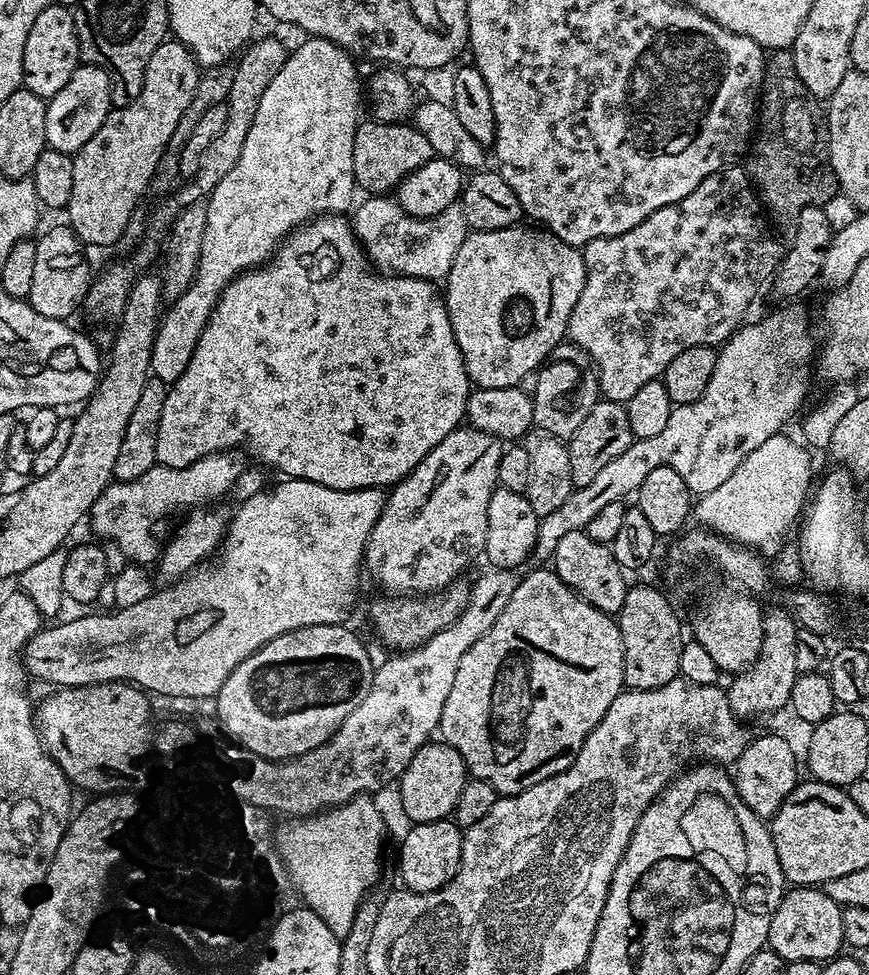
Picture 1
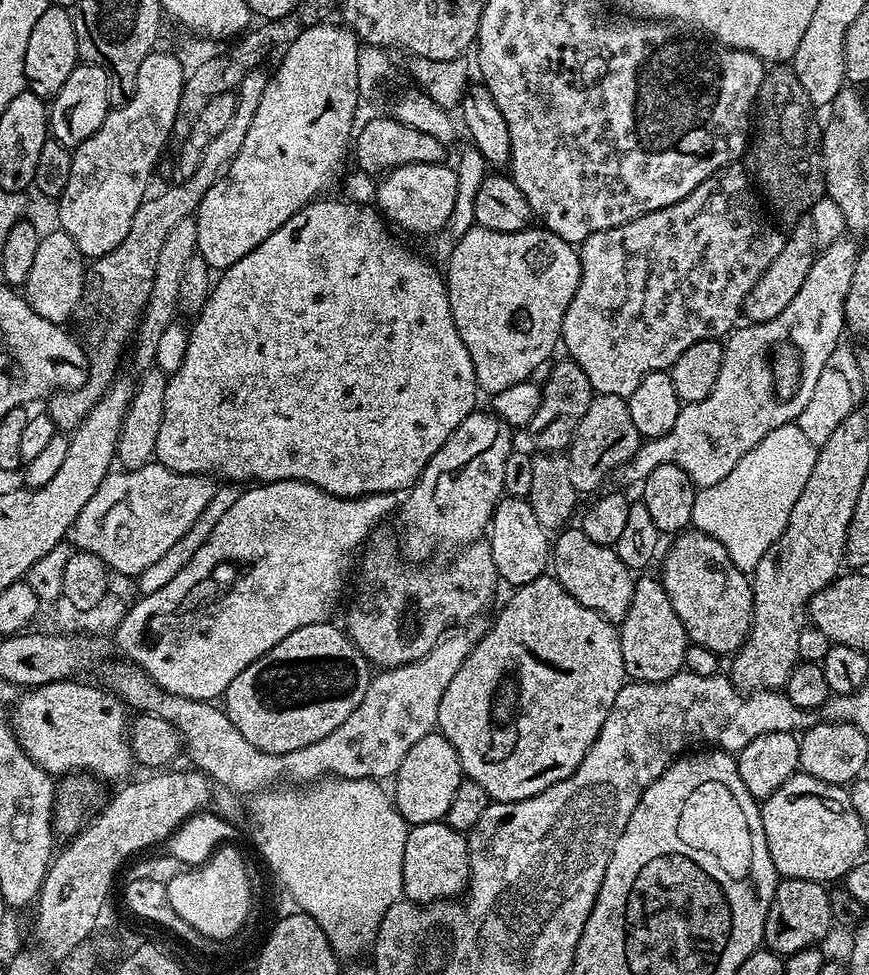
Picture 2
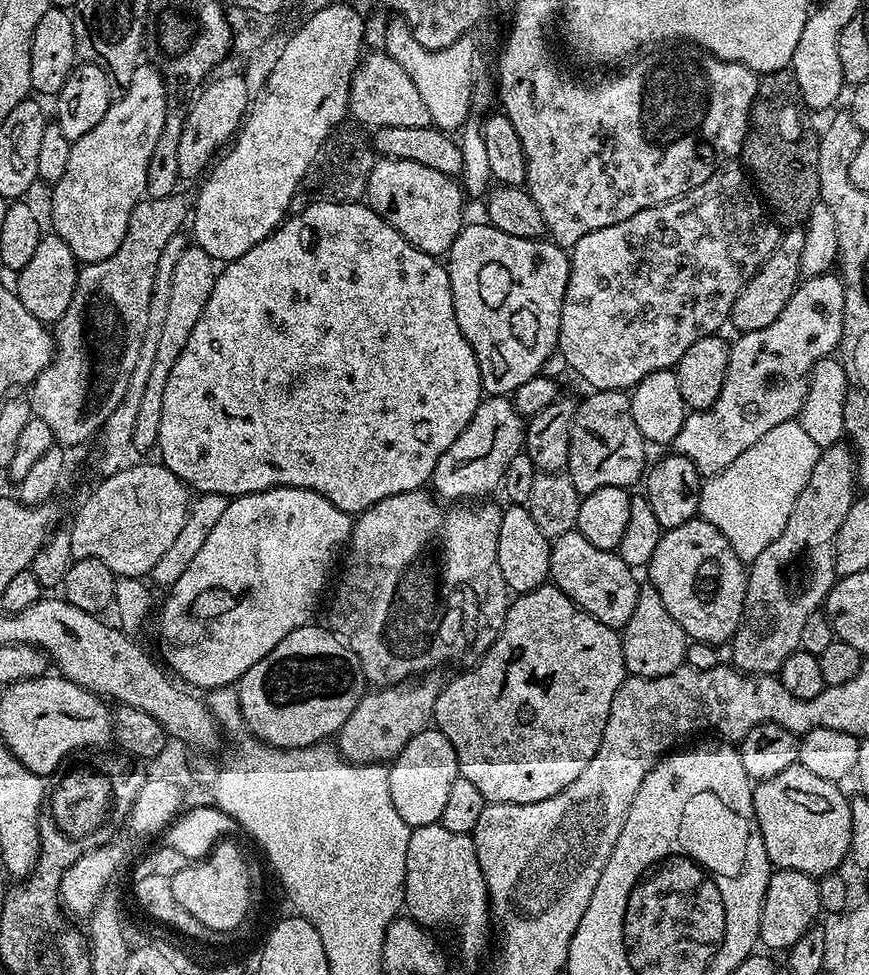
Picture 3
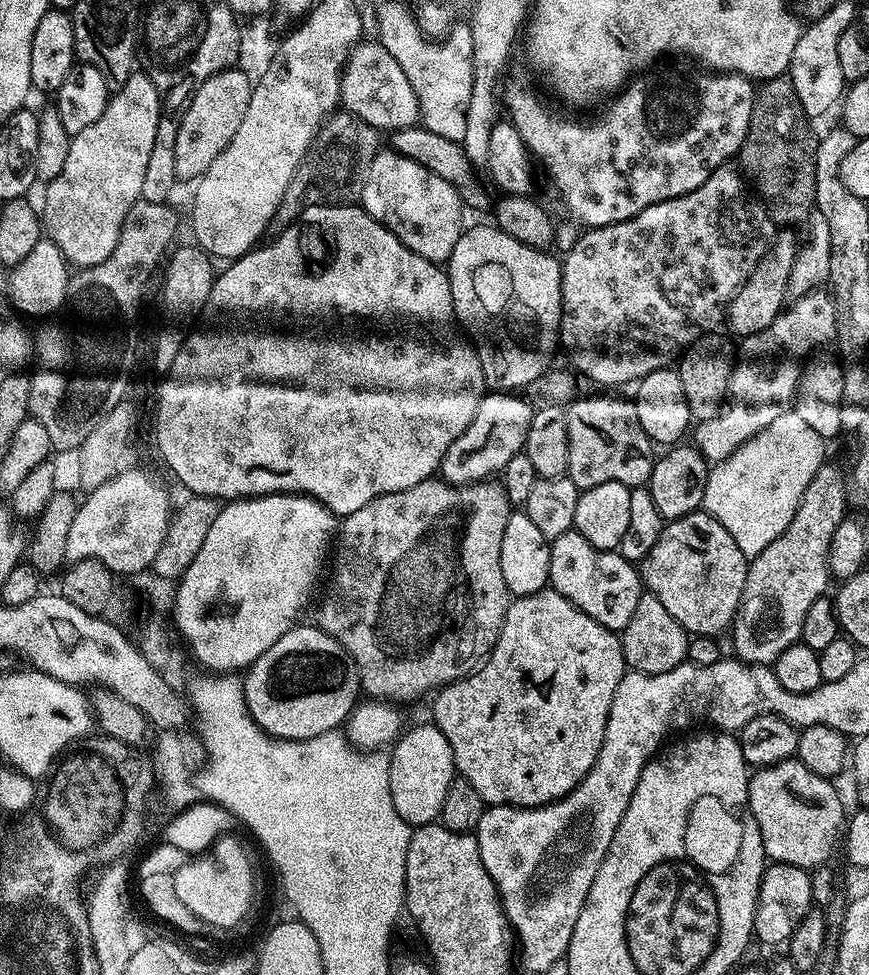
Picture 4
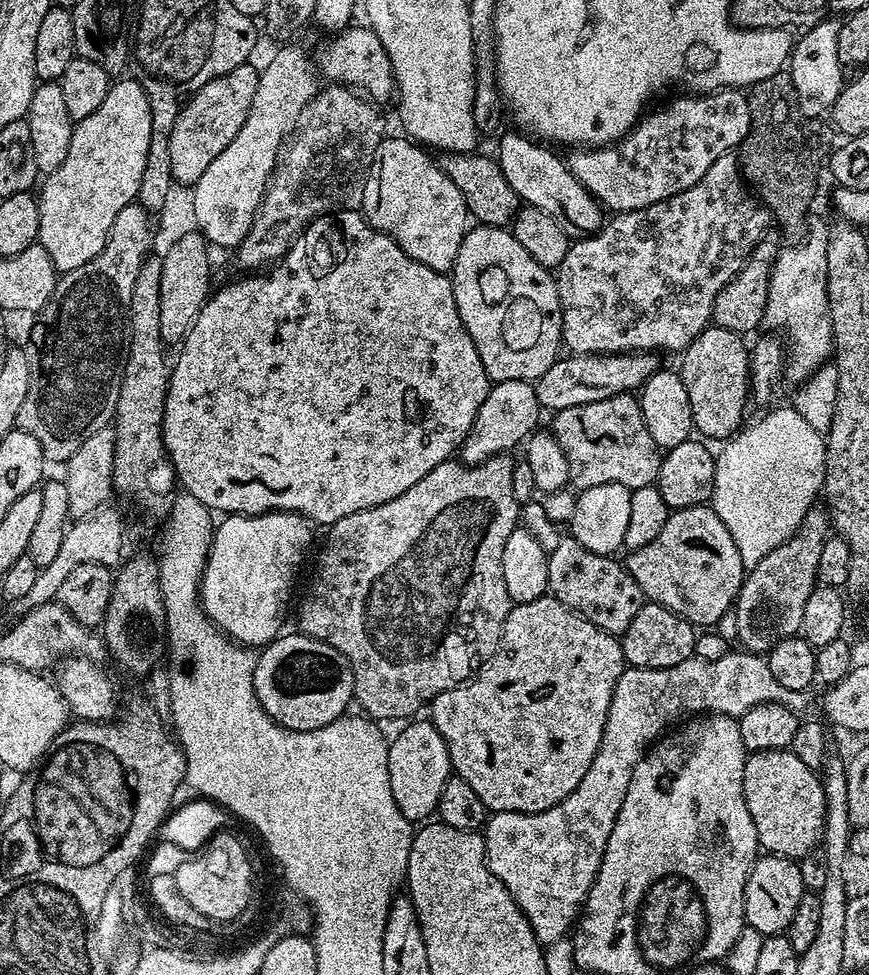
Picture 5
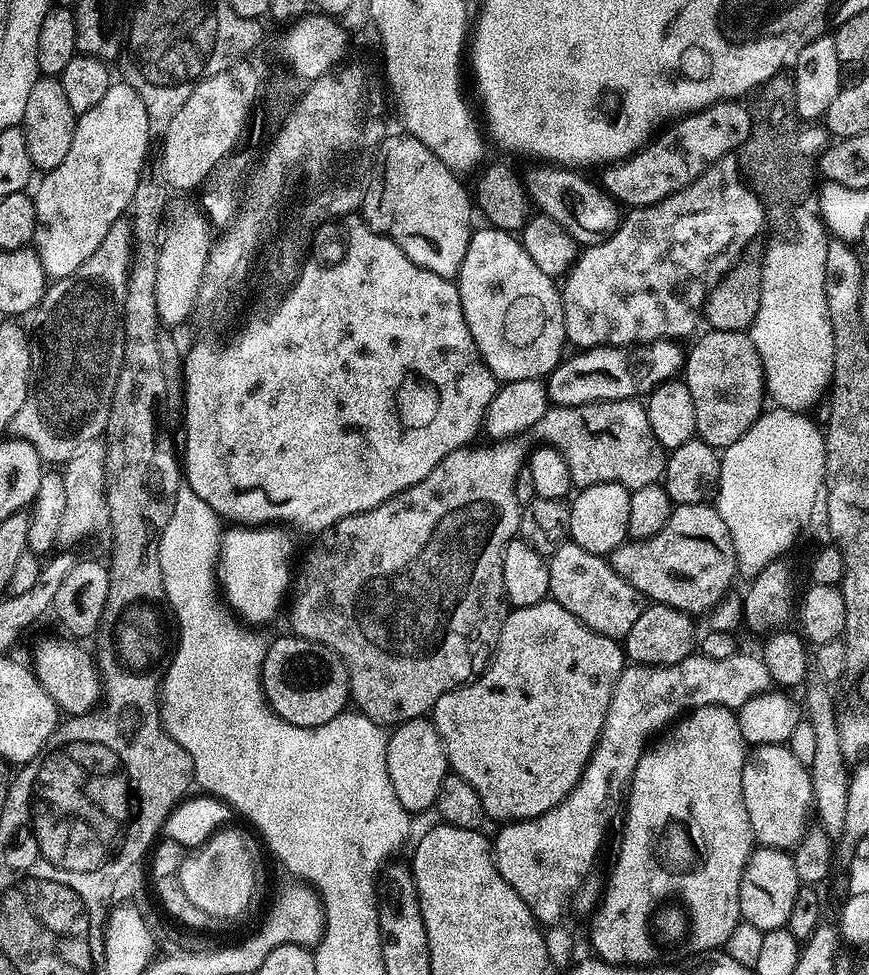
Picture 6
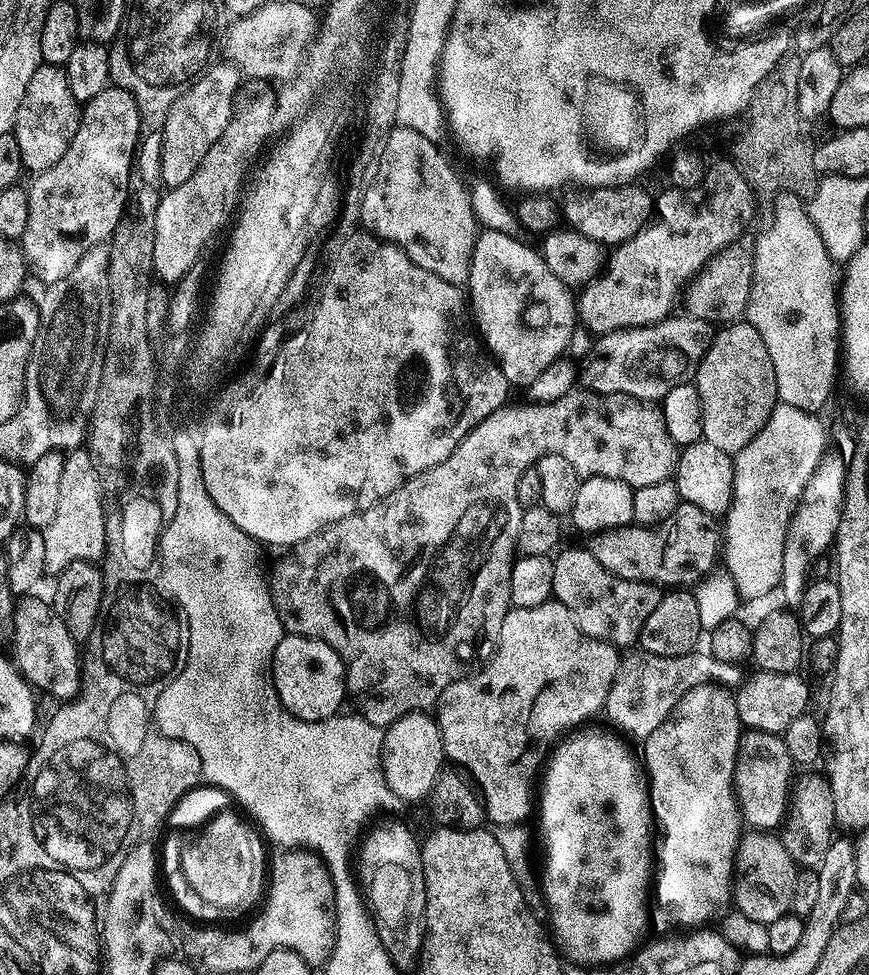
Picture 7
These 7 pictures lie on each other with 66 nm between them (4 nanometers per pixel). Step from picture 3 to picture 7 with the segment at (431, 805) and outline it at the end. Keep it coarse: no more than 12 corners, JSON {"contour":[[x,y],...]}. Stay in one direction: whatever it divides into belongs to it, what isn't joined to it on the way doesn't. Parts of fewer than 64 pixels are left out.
{"contour":[[427,711],[383,729],[384,781],[401,802],[423,801],[446,764]]}

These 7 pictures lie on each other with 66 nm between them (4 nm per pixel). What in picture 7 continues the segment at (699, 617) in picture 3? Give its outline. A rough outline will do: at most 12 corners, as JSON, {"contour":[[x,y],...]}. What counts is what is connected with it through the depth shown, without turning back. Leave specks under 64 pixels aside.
{"contour":[[681,502],[654,528],[601,532],[610,574],[688,590],[722,556],[717,517]]}

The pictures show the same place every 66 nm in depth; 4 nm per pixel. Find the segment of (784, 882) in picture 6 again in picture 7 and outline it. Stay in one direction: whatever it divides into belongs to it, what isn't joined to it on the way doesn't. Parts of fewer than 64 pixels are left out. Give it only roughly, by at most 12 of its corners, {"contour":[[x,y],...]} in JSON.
{"contour":[[745,831],[735,911],[764,925],[792,911],[798,866],[779,835]]}

